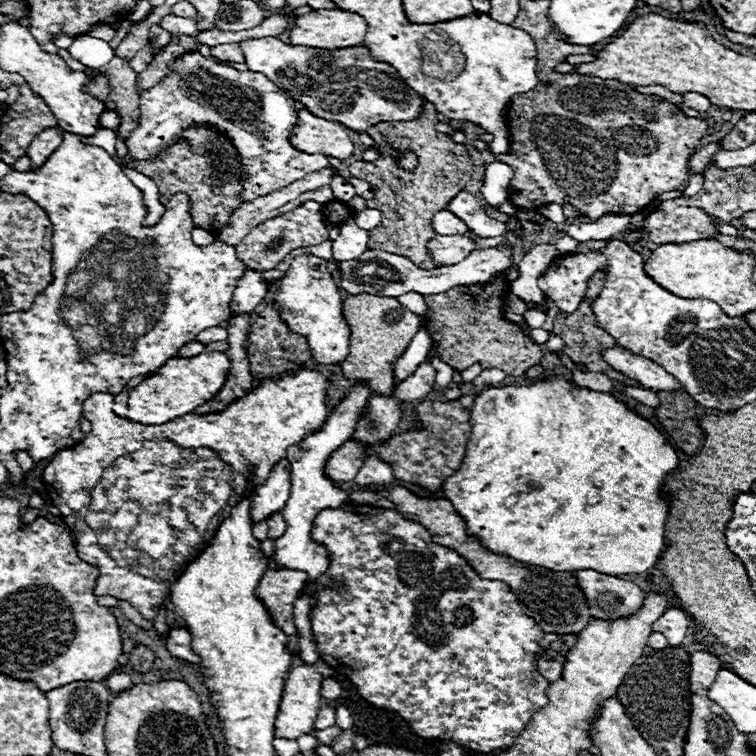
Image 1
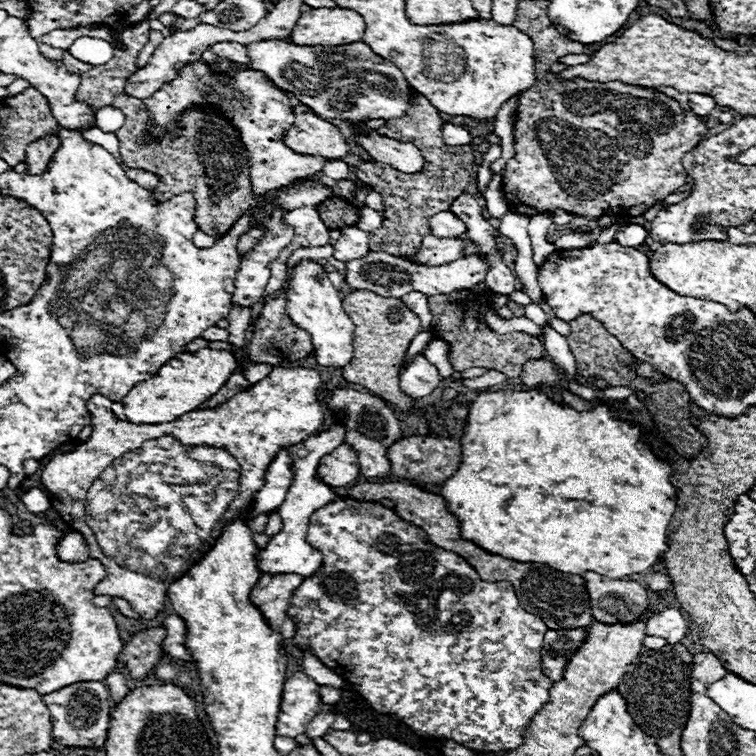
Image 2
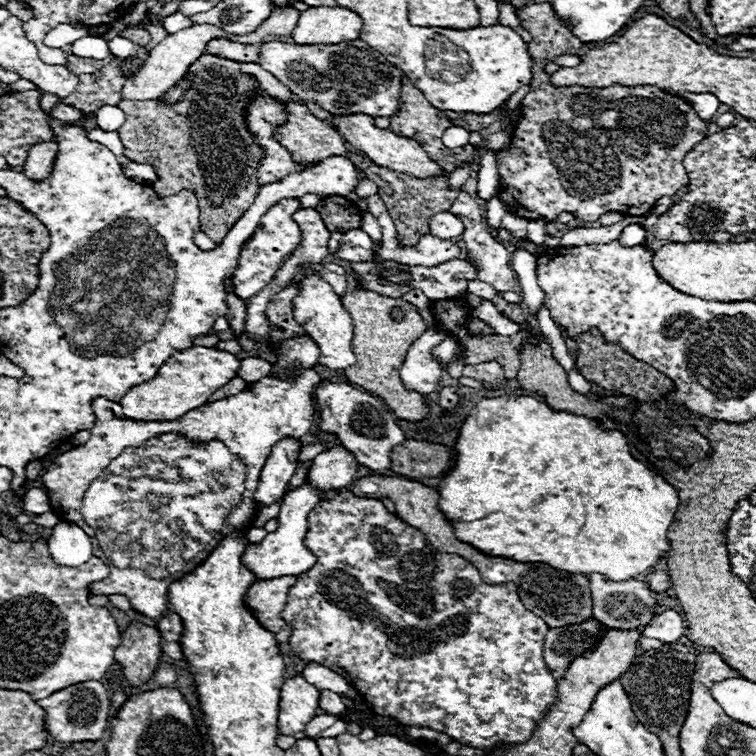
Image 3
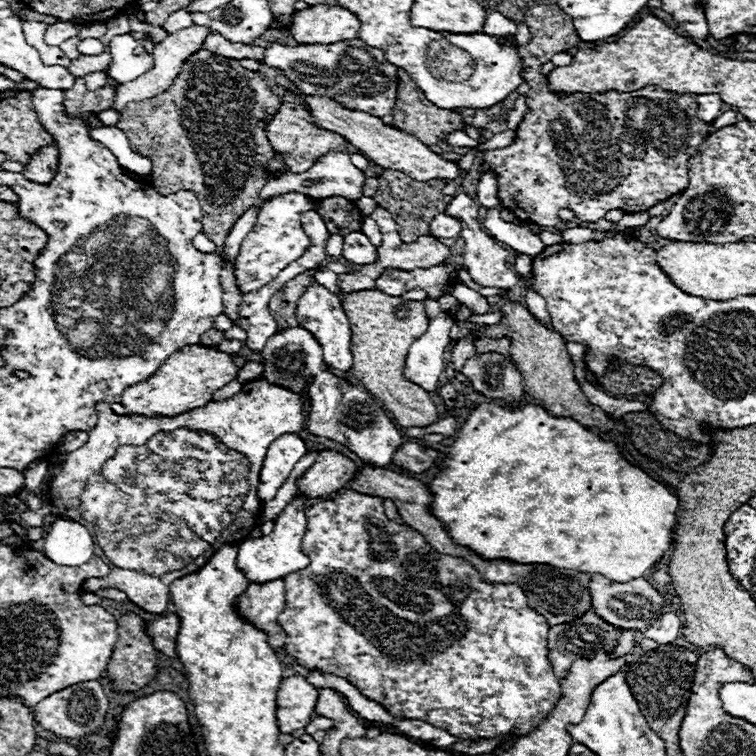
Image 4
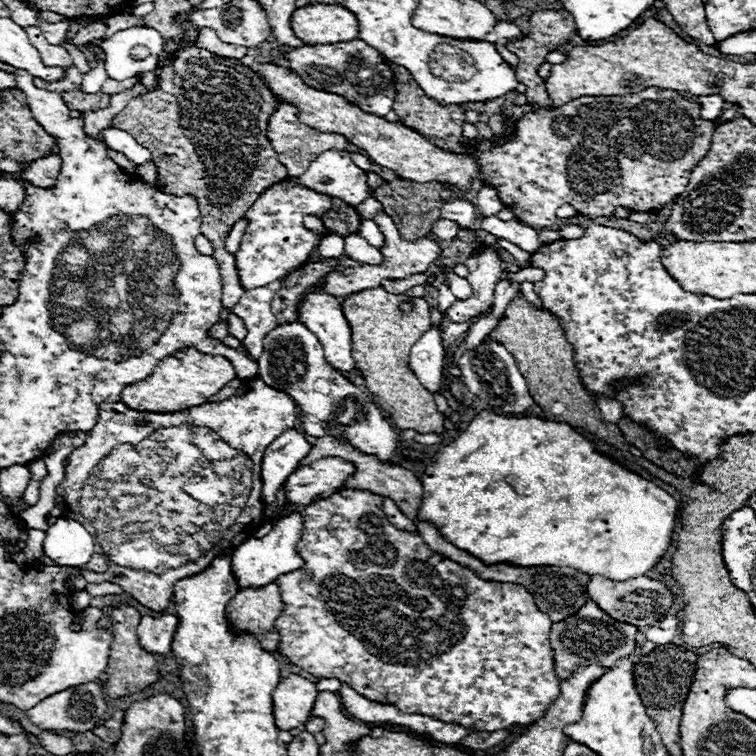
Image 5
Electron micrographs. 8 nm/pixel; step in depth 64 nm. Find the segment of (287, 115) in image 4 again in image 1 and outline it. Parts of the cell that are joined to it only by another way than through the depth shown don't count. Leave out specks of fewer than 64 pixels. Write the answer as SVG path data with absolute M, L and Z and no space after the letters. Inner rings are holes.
M298 112L298 124L290 132L290 144L308 154L324 154L346 160L354 152L354 142L336 120L324 120L308 112Z

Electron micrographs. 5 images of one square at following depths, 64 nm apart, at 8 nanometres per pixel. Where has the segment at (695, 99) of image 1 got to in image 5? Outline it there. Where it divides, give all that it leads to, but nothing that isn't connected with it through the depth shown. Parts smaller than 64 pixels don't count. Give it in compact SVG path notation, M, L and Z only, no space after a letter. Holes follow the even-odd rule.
M720 95L700 96L698 102L702 106L700 114L704 120L716 120L724 112L724 104L726 104Z

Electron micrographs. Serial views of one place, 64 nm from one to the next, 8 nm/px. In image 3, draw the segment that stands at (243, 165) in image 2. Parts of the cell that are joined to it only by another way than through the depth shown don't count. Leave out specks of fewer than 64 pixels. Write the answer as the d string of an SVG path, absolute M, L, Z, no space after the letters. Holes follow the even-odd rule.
M202 54L188 72L194 76L194 88L190 88L184 100L174 106L164 106L158 100L120 100L116 106L124 110L126 122L118 134L126 158L152 164L156 170L158 180L152 188L160 198L182 190L194 192L200 208L200 230L218 244L234 222L254 204L260 190L256 166L264 150L252 144L242 114L248 94L252 94L256 86L254 80L246 78L248 74L240 72L238 62L210 54Z

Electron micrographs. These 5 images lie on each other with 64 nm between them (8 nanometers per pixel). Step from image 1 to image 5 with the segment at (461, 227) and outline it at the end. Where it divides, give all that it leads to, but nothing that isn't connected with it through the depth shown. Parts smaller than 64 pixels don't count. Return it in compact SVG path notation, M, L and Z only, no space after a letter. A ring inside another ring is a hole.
M438 218L432 226L432 234L438 236L440 240L452 240L456 238L458 234L458 224L454 220L444 220L444 218Z

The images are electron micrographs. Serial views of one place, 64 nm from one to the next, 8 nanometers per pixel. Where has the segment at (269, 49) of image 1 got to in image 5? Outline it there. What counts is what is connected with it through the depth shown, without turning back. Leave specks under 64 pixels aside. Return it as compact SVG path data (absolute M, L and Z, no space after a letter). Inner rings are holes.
M360 38L350 40L346 44L316 44L316 46L300 46L292 50L280 50L274 48L270 50L272 62L286 60L286 66L300 76L306 86L324 90L330 94L338 94L346 98L350 104L358 106L360 110L384 118L394 104L396 88L394 88L394 74L388 68L388 64L372 64L372 66L362 66L362 60L358 58L358 42Z

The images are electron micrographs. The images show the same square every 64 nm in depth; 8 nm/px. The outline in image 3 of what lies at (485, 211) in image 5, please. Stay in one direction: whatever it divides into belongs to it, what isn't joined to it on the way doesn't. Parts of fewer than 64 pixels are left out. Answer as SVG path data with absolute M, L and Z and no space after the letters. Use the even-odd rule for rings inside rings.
M486 150L478 162L478 196L490 200L498 188L498 170L496 170L496 150Z

